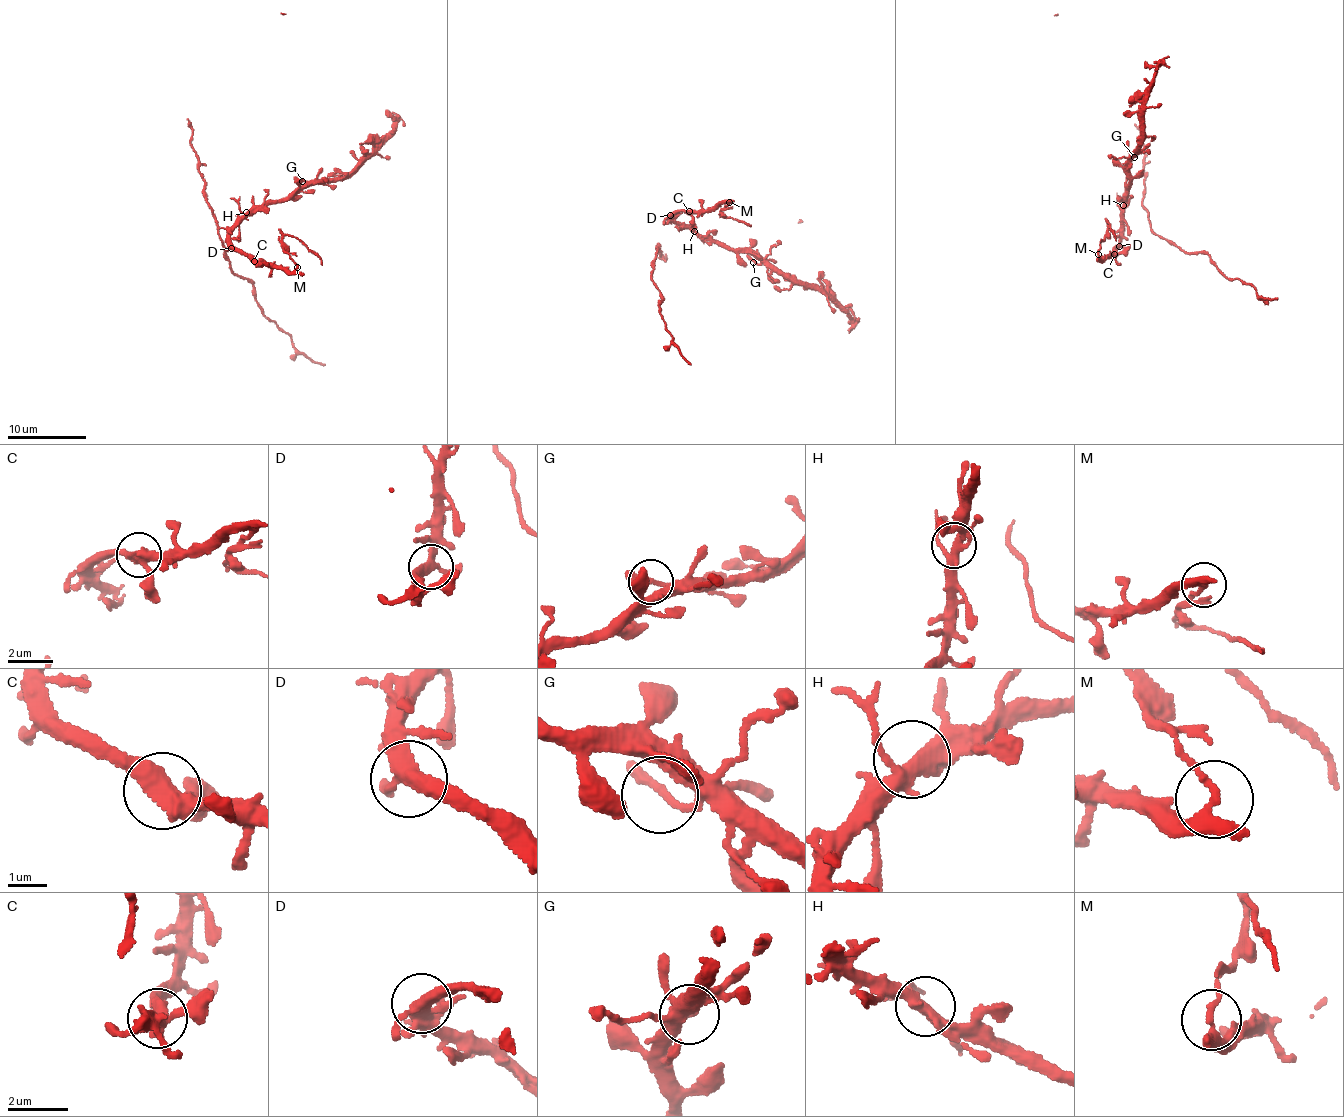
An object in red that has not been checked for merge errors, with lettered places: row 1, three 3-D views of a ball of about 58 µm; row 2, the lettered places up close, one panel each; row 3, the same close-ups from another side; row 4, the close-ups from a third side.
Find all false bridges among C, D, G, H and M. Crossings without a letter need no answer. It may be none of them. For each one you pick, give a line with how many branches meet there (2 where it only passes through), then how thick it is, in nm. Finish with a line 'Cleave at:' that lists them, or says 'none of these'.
M: Branches: 3. Thickness 240 nm
Cleave at: M

